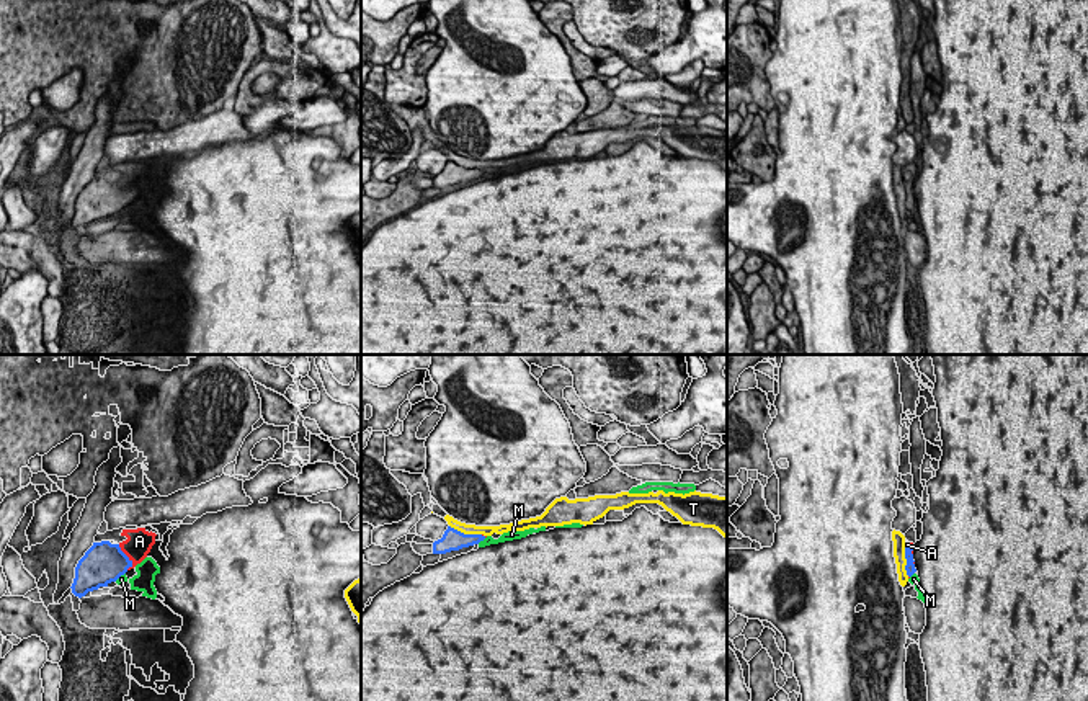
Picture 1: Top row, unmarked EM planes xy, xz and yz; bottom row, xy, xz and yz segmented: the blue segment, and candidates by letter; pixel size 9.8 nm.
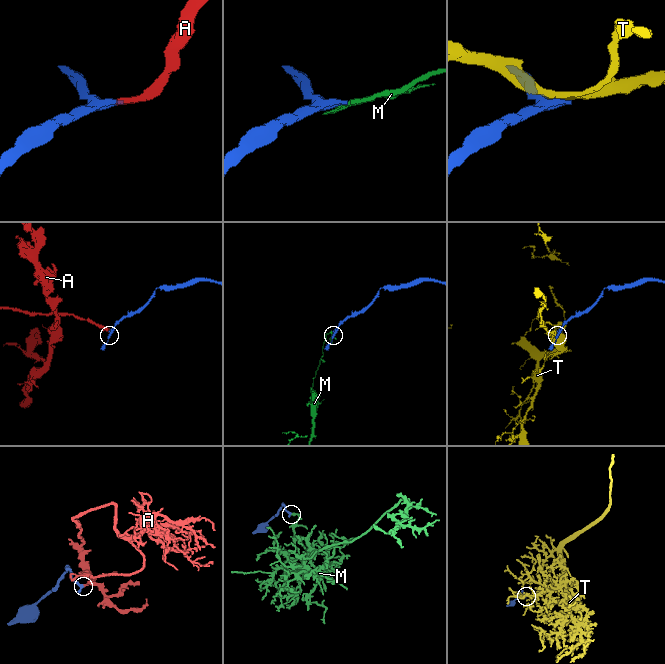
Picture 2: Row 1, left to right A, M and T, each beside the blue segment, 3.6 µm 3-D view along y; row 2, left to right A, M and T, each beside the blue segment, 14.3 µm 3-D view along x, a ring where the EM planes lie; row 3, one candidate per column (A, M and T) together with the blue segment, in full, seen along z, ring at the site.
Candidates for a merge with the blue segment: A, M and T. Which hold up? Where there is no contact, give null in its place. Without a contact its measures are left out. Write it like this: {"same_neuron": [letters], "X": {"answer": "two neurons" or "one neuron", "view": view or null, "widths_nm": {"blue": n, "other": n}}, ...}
{"same_neuron": ["A"], "A": {"answer": "one neuron", "view": "xy", "widths_nm": {"blue": 400, "other": 260}}, "M": {"answer": "two neurons", "view": "xz", "widths_nm": {"blue": 190, "other": 90}}, "T": {"answer": "two neurons", "view": "xz", "widths_nm": {"blue": 220, "other": 100}}}

